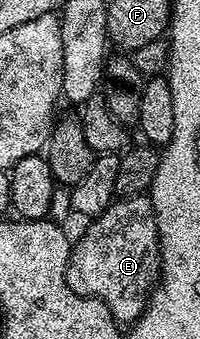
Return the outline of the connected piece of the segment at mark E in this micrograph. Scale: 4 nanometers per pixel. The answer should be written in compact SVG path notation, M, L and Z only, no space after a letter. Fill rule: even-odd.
M140 195L116 199L112 201L107 210L88 225L91 226L84 231L83 238L74 242L71 260L67 263L67 286L77 295L95 297L103 301L116 321L134 323L146 309L151 291L161 276L159 232L155 222L155 212L151 206L151 198L147 195Z

